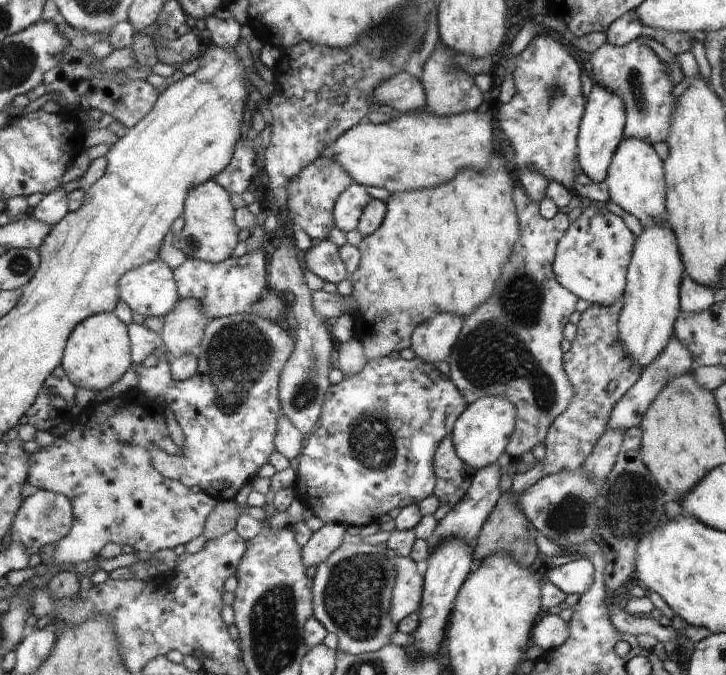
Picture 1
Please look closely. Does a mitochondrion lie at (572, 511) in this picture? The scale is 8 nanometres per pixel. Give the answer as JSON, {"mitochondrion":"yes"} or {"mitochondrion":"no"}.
{"mitochondrion":"yes"}

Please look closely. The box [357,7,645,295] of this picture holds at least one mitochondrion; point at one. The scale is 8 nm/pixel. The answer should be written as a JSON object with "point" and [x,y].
{"point":[388,43]}

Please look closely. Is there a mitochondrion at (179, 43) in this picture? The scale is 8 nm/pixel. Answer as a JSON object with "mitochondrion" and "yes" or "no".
{"mitochondrion":"no"}

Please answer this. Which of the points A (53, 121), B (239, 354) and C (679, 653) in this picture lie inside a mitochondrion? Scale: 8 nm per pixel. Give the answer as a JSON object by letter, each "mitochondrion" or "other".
{"A":"other","B":"mitochondrion","C":"other"}

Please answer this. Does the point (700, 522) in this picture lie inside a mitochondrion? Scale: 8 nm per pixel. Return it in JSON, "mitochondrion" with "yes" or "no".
{"mitochondrion":"no"}

